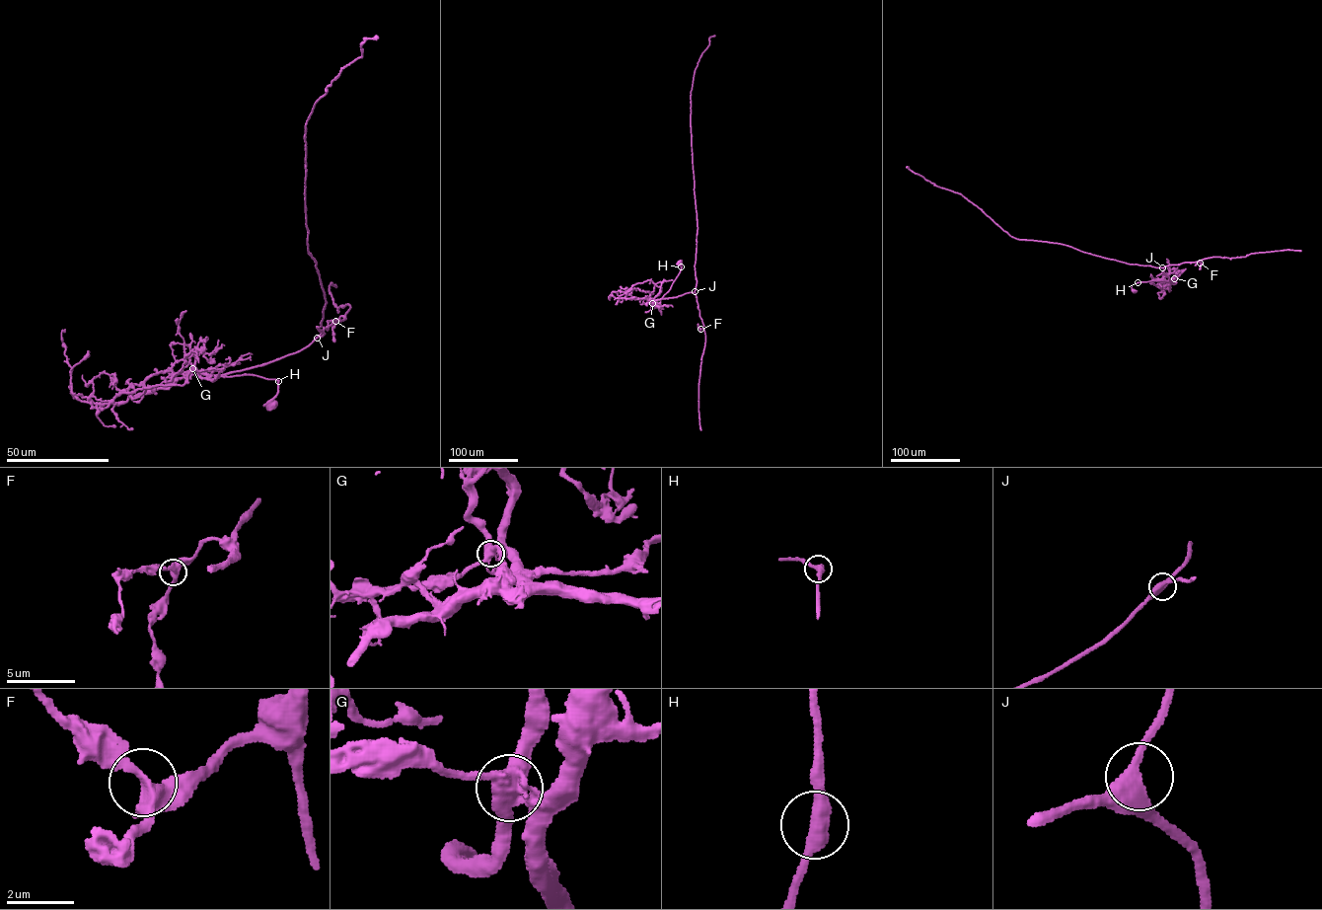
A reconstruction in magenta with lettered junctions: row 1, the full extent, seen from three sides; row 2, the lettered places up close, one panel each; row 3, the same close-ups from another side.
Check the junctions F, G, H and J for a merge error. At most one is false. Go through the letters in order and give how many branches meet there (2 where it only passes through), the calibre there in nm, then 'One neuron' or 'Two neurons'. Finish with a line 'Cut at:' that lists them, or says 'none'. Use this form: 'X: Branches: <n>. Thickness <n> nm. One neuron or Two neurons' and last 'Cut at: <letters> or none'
F: Branches: 3. Thickness 380 nm. One neuron
G: Branches: 4. Thickness 500 nm. Two neurons
H: Branches: 2. Thickness 440 nm. One neuron
J: Branches: 3. Thickness 380 nm. One neuron
Cut at: G

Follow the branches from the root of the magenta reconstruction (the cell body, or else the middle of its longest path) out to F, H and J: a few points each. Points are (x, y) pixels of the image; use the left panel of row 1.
F: (271, 406), (276, 379), (221, 376), (299, 351), (333, 320), (345, 318), (335, 321)
H: (271, 406), (278, 381)
J: (271, 406), (278, 390), (276, 379), (251, 374), (221, 376), (299, 351), (317, 338)

